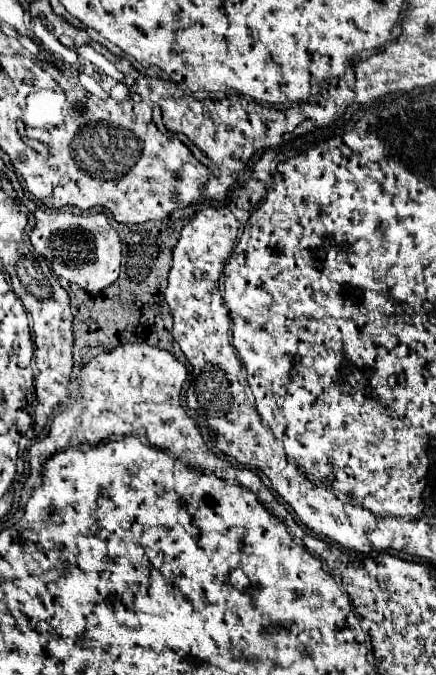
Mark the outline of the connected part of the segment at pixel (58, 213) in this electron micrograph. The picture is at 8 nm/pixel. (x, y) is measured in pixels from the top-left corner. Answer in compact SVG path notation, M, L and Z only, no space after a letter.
M40 207L36 209L34 217L36 217L36 227L30 233L30 241L34 249L52 263L52 269L58 277L76 283L90 293L98 293L108 285L116 283L120 273L124 243L120 241L118 231L110 225L106 213L96 213L96 211L74 213L70 209Z

